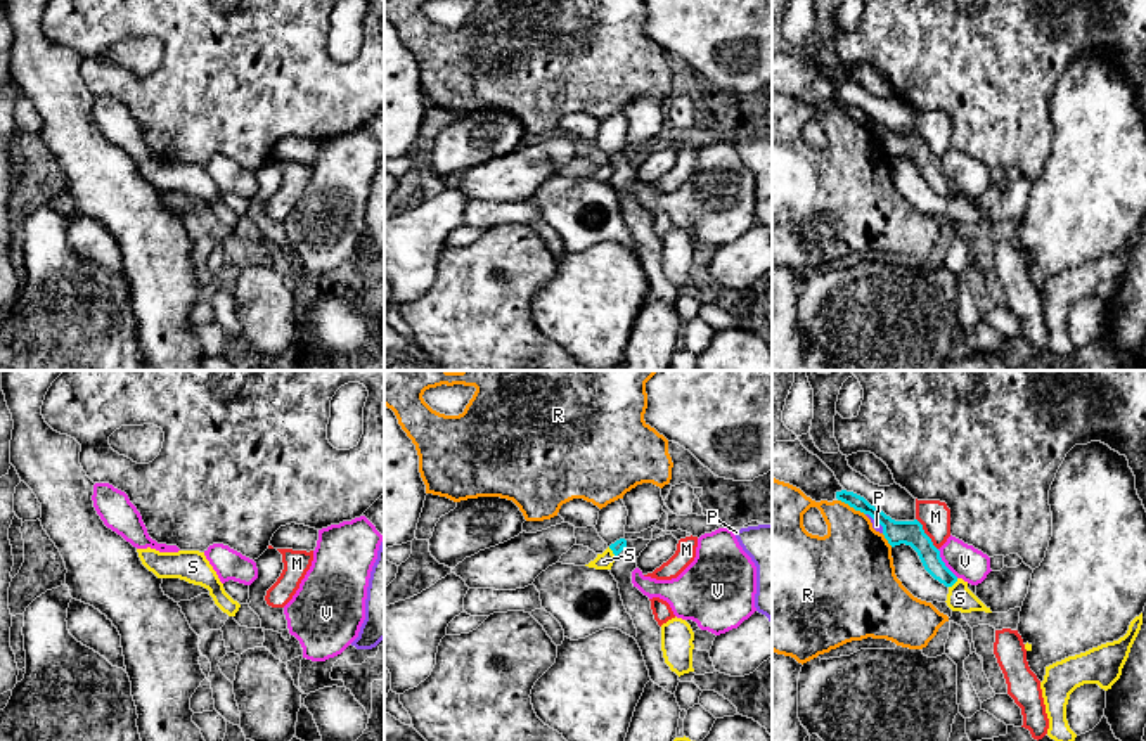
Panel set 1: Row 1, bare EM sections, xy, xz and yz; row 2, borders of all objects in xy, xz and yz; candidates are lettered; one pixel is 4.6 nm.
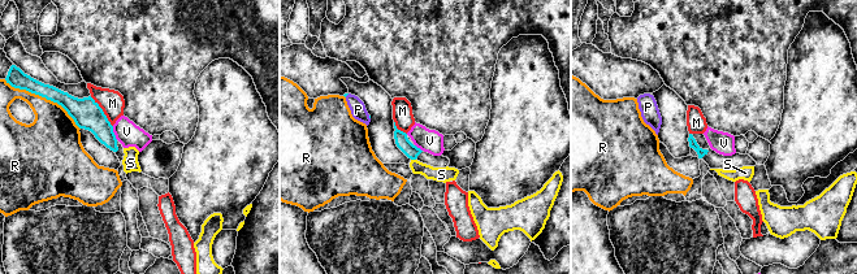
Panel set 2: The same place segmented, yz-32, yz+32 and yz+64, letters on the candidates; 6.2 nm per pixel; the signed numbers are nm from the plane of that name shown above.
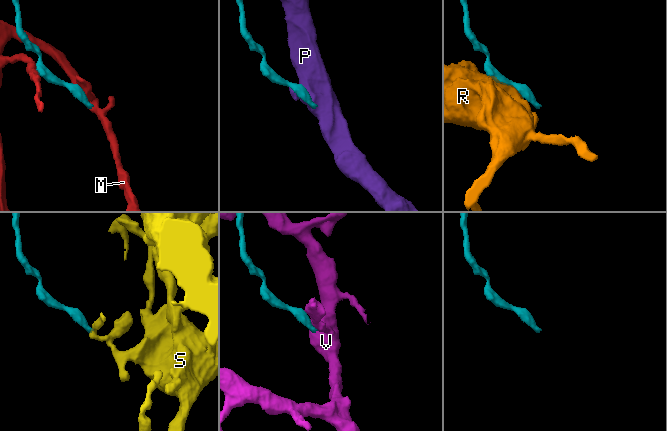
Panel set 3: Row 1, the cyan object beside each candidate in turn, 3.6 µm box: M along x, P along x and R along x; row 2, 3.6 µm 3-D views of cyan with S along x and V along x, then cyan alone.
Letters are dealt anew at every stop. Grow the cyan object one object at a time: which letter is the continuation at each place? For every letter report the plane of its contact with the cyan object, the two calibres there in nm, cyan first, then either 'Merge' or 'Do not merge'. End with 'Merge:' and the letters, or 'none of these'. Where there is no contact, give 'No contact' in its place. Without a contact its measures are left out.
M: Touches cyan in yz. Thickness 110 nm (cyan) against 140 nm. Do not merge
P: Touches cyan in yz. Thickness 110 nm (cyan) against 40 nm. Do not merge
R: Touches cyan in yz. Thickness 110 nm (cyan) against 340 nm. Do not merge
S: Touches cyan in yz. Thickness 100 nm (cyan) against 120 nm. Do not merge
V: Touches cyan in yz. Thickness 110 nm (cyan) against 160 nm. Do not merge
Merge: none of these

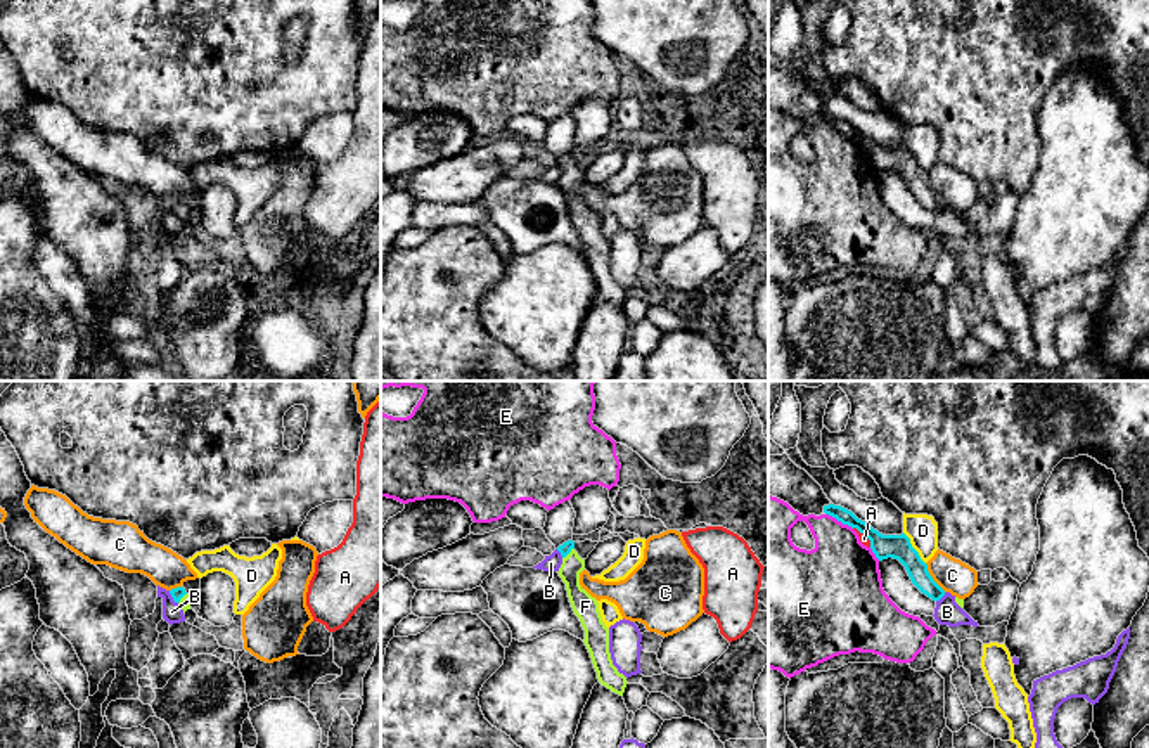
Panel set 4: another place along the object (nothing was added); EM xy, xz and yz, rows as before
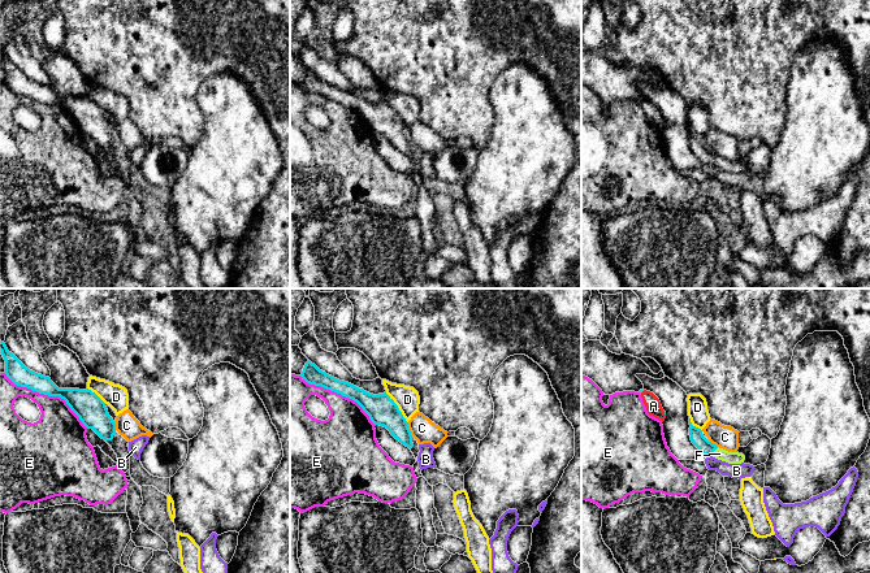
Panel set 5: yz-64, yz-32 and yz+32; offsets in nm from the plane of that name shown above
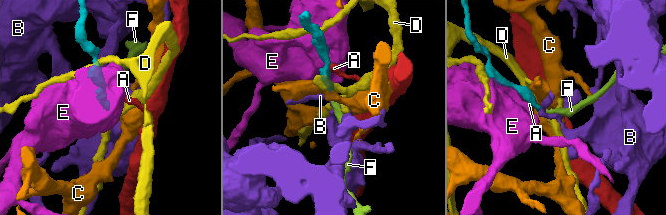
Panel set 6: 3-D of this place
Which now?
A: Touches cyan in yz. Thickness 110 nm (cyan) against 40 nm. Do not merge
B: Touches cyan in yz. Thickness 100 nm (cyan) against 120 nm. Do not merge
C: Touches cyan in yz. Thickness 110 nm (cyan) against 160 nm. Do not merge
D: Touches cyan in yz. Thickness 110 nm (cyan) against 140 nm. Do not merge
E: Touches cyan in yz. Thickness 110 nm (cyan) against 340 nm. Do not merge
F: Touches cyan in xz. Thickness 60 nm (cyan) against 110 nm. Merge
Merge: F

